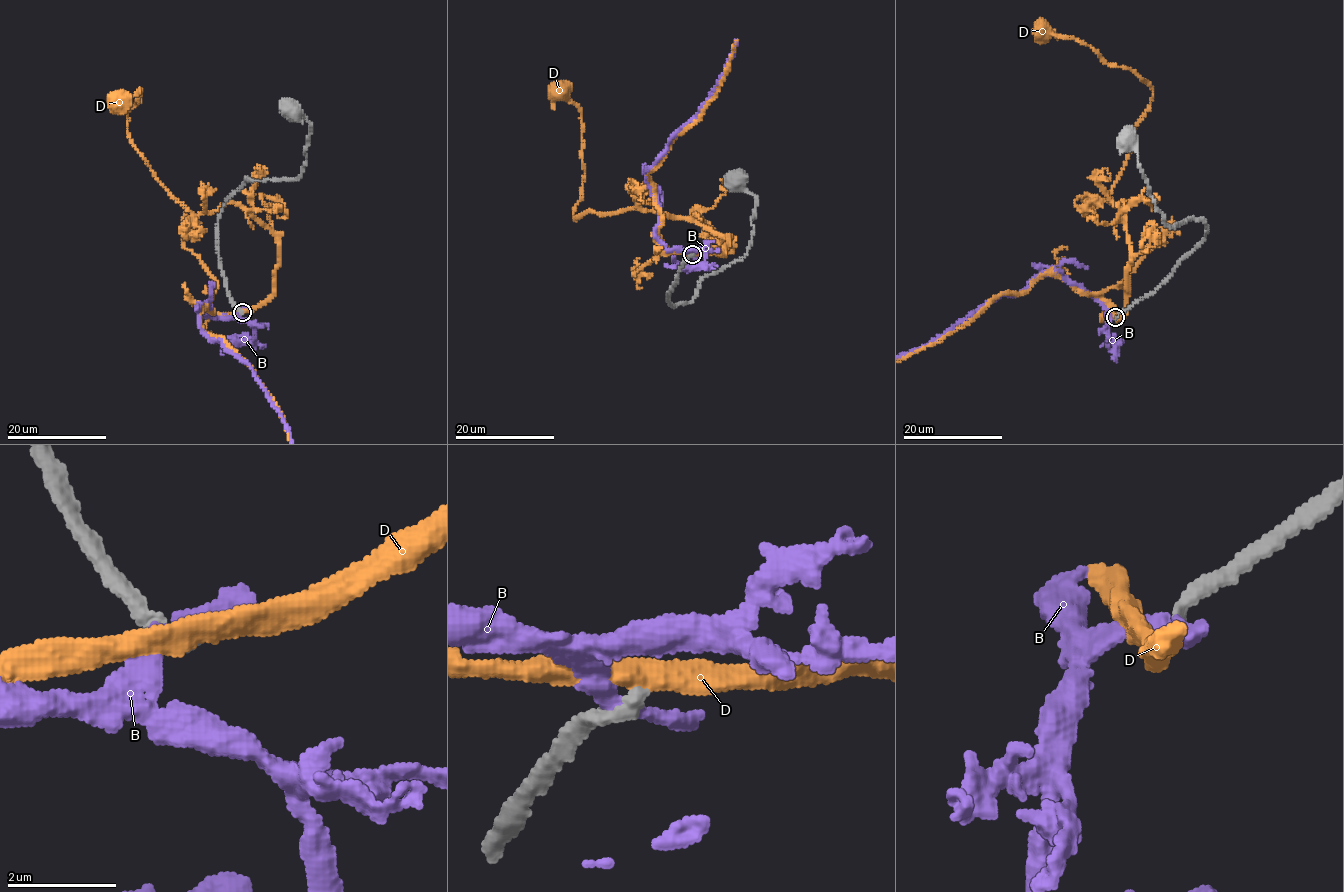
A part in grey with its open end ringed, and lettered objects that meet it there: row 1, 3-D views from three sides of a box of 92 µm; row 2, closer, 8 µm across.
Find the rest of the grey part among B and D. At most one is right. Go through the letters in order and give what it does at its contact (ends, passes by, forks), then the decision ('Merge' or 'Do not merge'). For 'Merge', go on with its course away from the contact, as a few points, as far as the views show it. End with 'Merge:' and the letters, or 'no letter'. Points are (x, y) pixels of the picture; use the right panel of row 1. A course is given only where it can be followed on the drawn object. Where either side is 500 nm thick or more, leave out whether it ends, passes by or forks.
B: It passes by. Do not merge
D: It passes by. Do not merge
Merge: no letter

